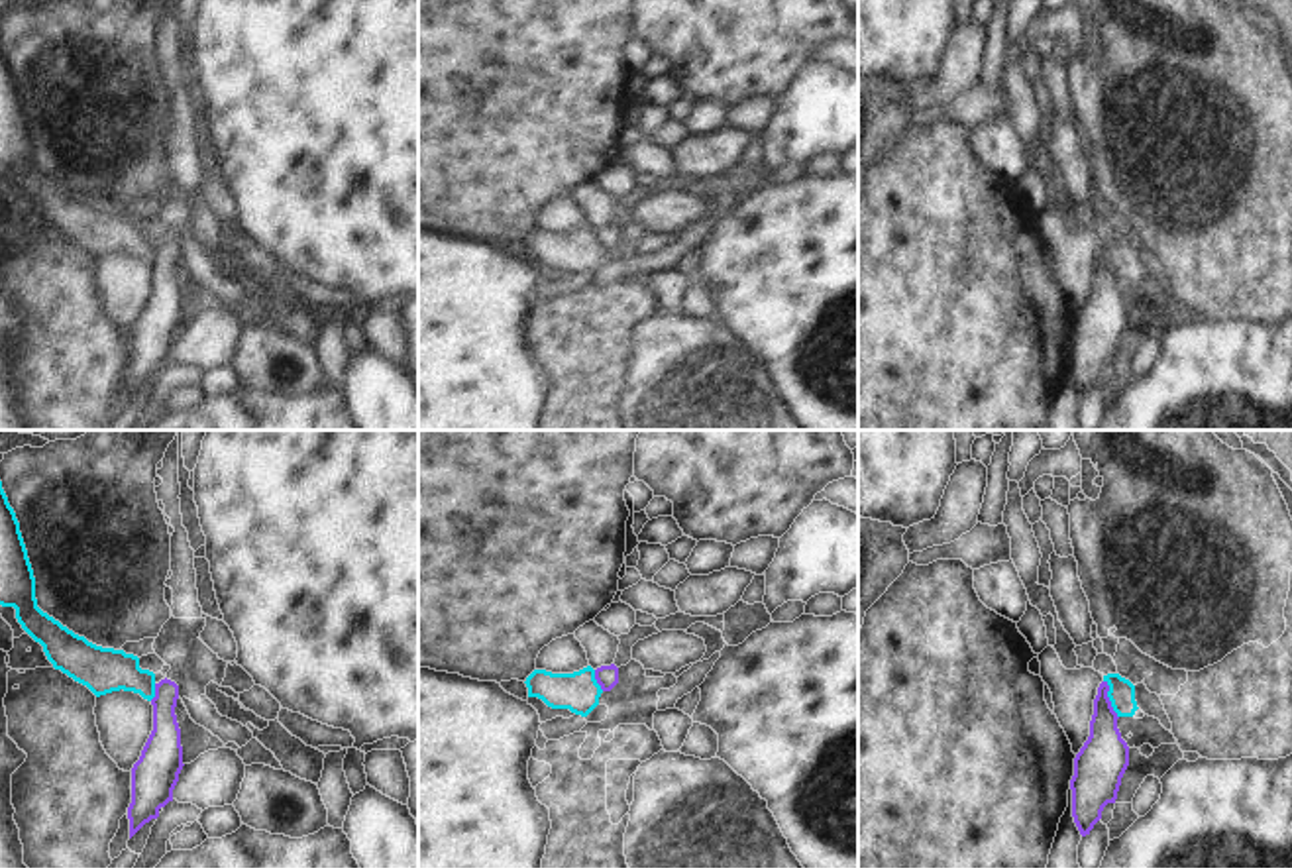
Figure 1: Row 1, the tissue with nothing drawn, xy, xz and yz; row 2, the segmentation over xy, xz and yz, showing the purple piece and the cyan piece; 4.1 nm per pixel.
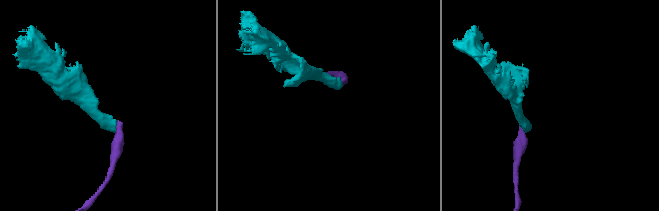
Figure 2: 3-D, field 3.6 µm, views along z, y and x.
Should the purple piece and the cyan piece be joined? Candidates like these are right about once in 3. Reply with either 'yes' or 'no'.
no

